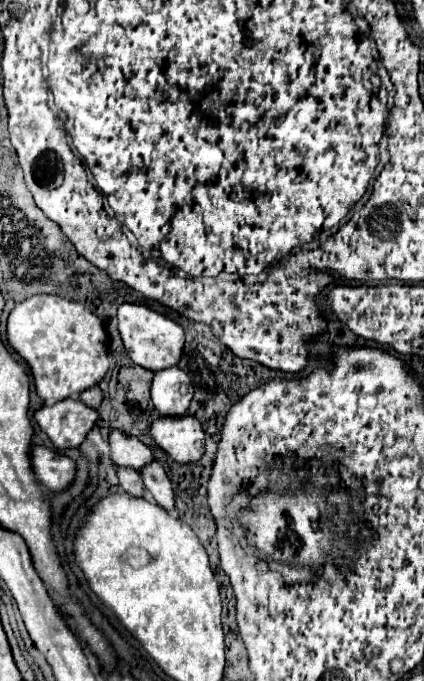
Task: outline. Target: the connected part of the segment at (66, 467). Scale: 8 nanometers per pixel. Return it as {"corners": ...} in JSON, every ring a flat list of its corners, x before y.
{"corners":[[38,444,30,446,30,462,36,480,50,492,62,492,68,488,76,474,76,464,72,458]]}

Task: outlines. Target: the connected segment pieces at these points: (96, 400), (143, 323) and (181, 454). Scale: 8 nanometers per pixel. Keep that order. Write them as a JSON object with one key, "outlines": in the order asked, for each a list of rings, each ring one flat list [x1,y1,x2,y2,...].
{"outlines":[[[92,386,92,388,84,390,84,392,80,394,80,402,84,402,84,404,90,406,90,408,98,408,100,402,102,402,102,392,100,392,100,388,98,388,98,386]],[[124,302,118,308,118,330,120,330,120,336,124,340,124,348,126,348,128,356,138,366,156,372,156,370,170,368,170,366,178,364,180,352,184,346,184,330,174,320,154,312,148,306]],[[186,414,186,416,160,416,150,426,154,442,176,462,188,464,196,462,202,454,204,432,200,422]]]}

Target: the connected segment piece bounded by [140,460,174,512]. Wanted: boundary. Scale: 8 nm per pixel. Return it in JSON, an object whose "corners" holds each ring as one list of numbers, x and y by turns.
{"corners":[[152,460,150,464,146,464,142,470,142,480,144,480,144,486,148,490,148,494,152,496,152,500,156,504,160,504,162,508,166,508,168,512,172,512,174,508,174,494,172,494,172,486,170,486,170,478,166,476,164,468]]}

